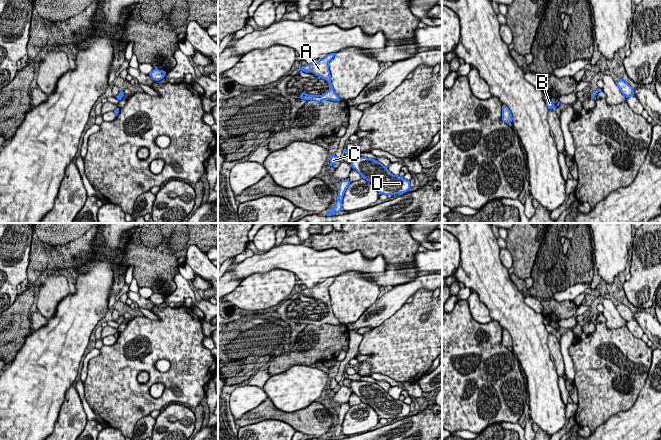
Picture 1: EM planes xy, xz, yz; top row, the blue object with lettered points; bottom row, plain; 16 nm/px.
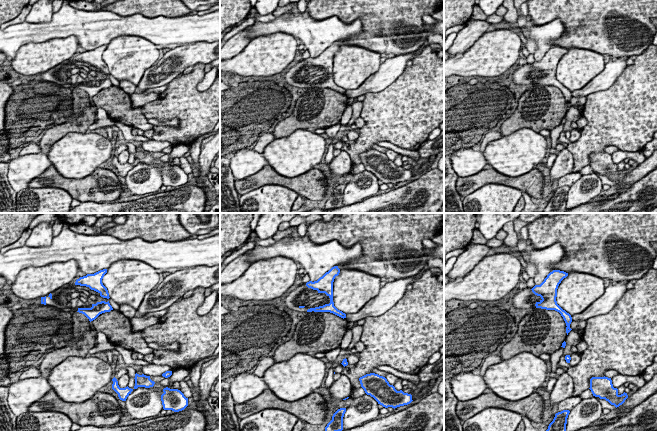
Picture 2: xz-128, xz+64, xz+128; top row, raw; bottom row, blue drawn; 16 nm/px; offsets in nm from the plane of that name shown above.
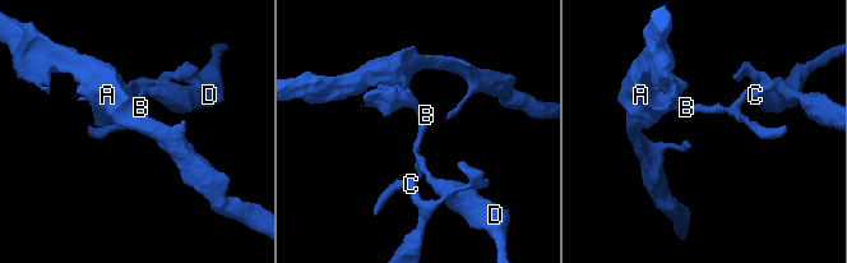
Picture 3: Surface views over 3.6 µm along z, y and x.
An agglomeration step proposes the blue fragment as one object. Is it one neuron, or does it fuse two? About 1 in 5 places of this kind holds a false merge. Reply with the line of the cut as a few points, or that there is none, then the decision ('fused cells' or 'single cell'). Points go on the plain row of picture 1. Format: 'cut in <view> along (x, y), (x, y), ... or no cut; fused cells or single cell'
cut in xz along (347, 375), (344, 376); fused cells

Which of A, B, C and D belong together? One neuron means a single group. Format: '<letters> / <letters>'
A B / C D

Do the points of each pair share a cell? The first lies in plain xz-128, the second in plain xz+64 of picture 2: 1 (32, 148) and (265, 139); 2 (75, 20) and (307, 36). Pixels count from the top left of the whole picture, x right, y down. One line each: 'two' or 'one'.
1: one
2: one

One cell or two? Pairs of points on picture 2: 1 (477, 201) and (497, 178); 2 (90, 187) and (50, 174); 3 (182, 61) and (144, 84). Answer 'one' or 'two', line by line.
1: two
2: one
3: one

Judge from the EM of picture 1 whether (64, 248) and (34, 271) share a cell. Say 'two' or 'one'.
one

